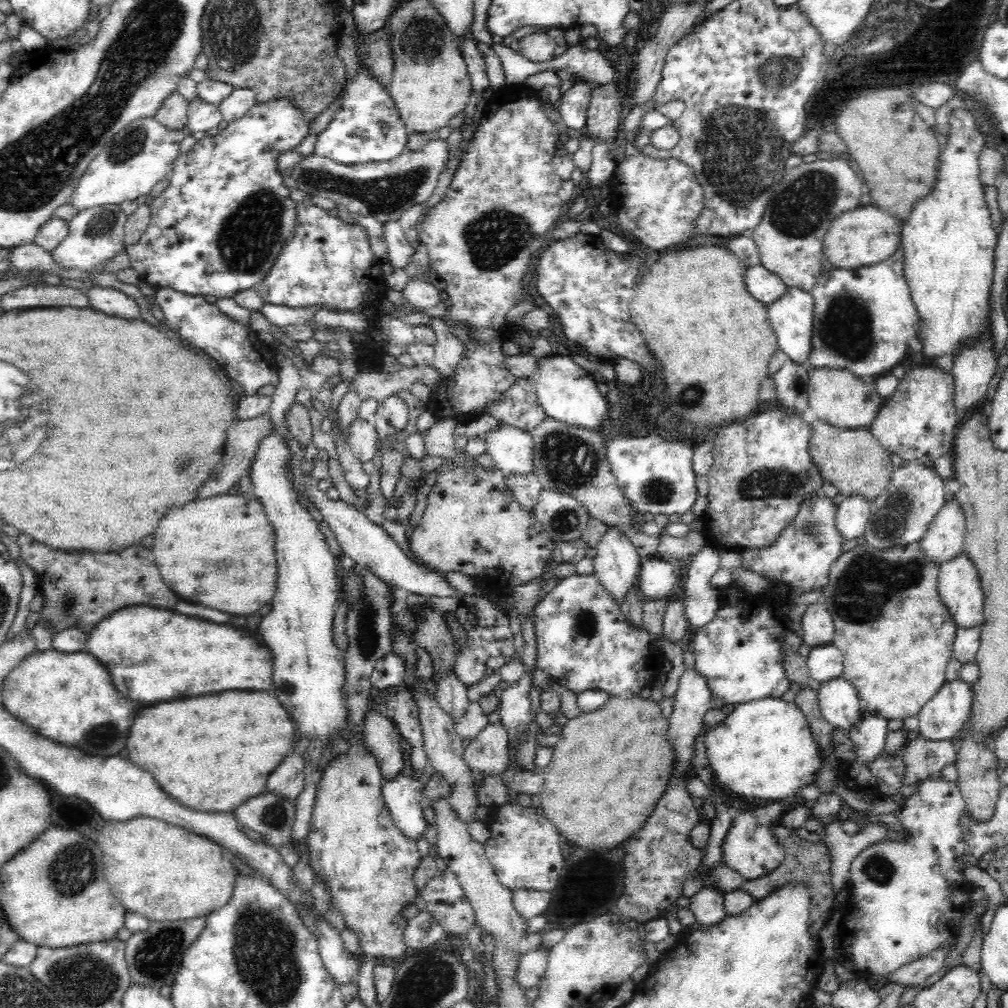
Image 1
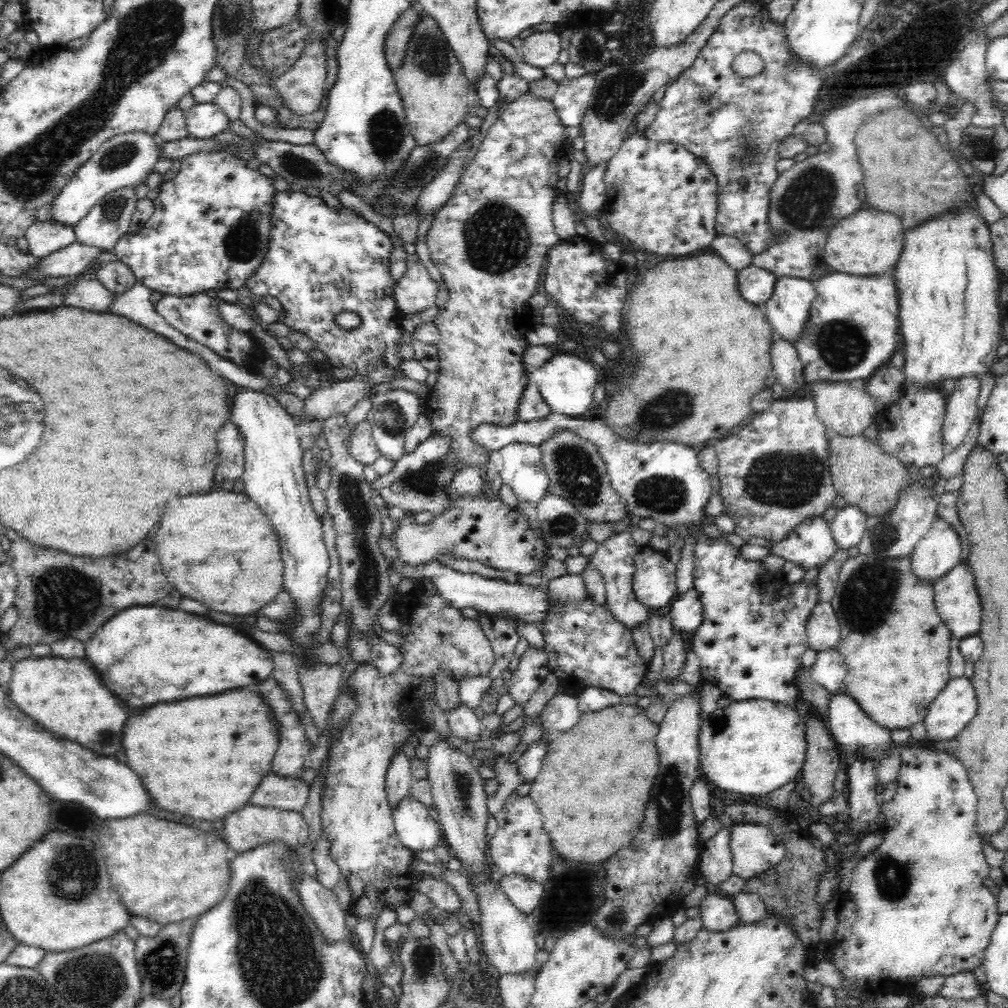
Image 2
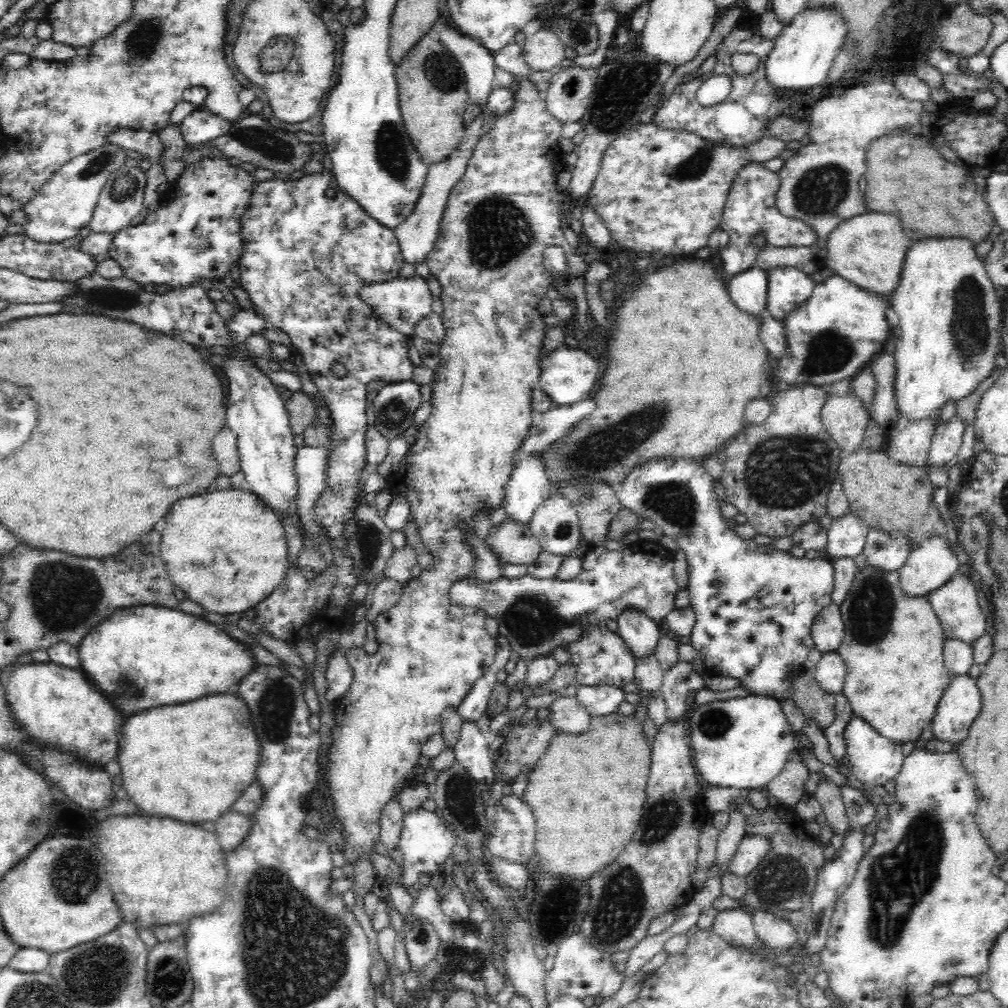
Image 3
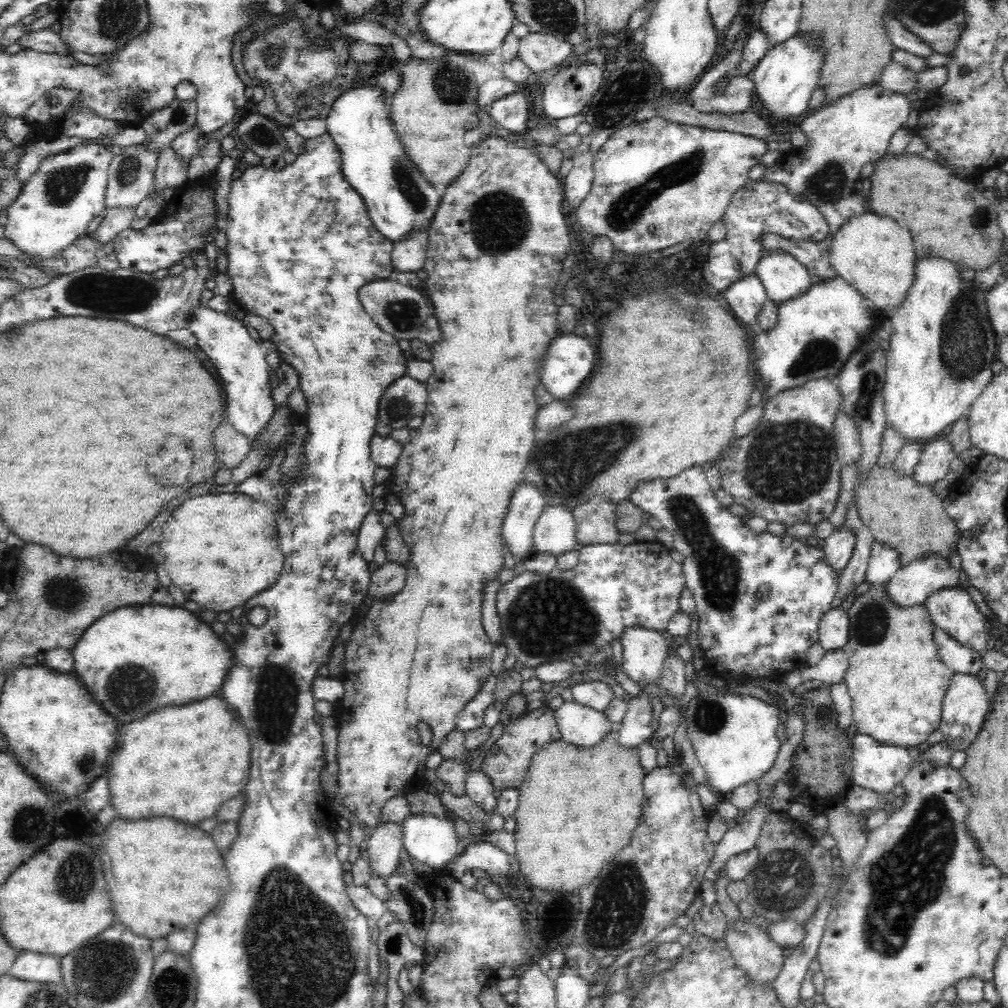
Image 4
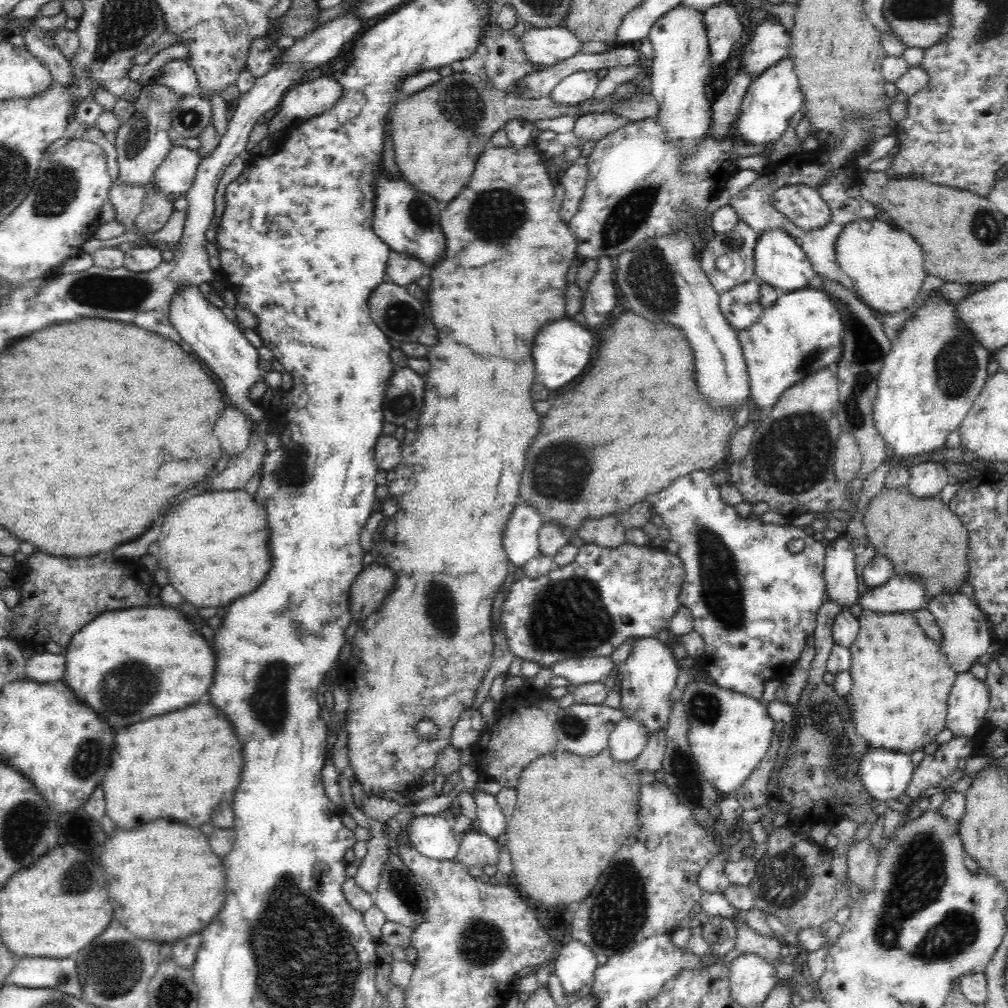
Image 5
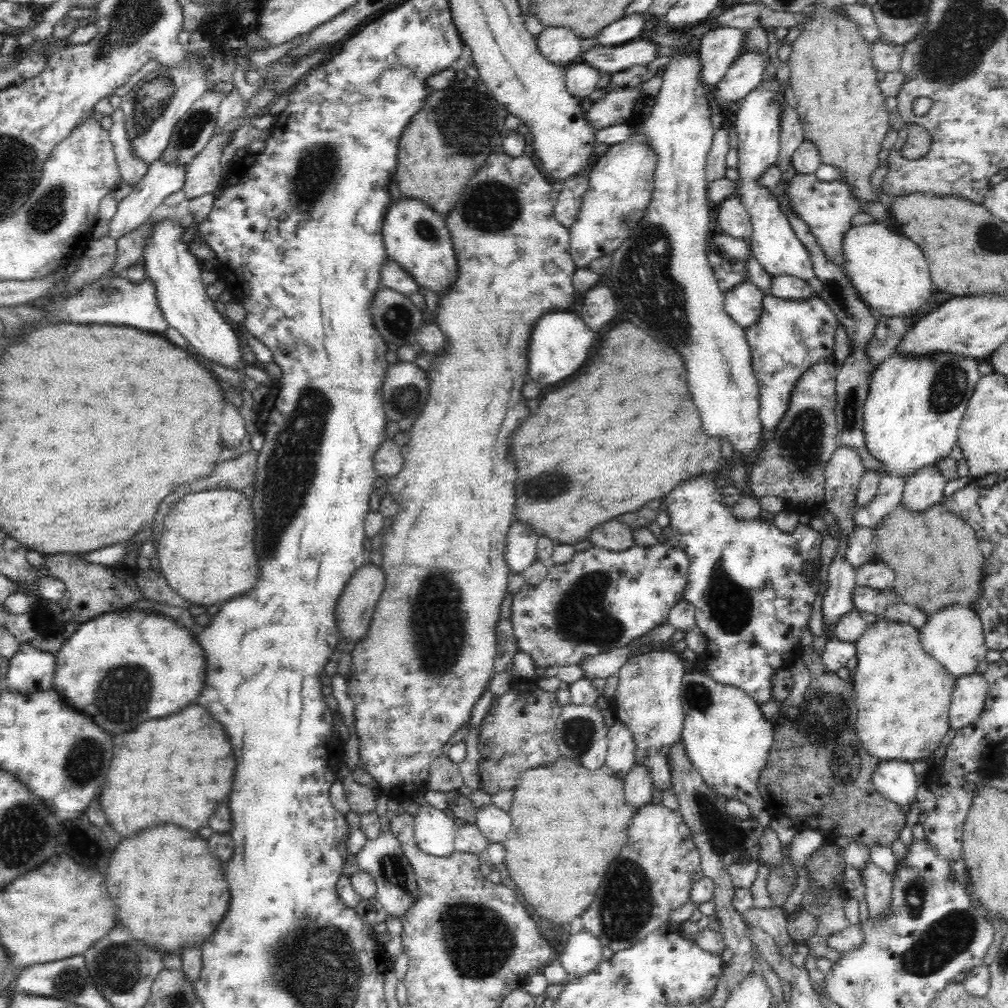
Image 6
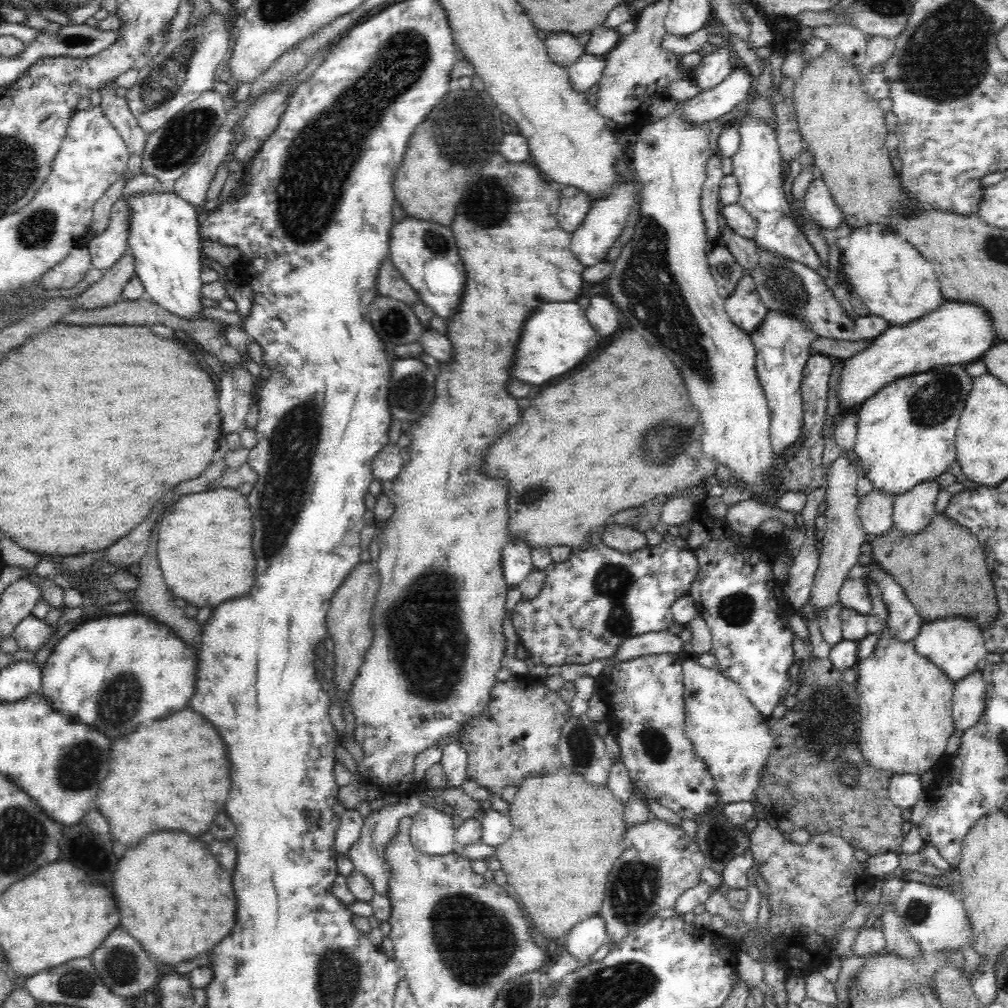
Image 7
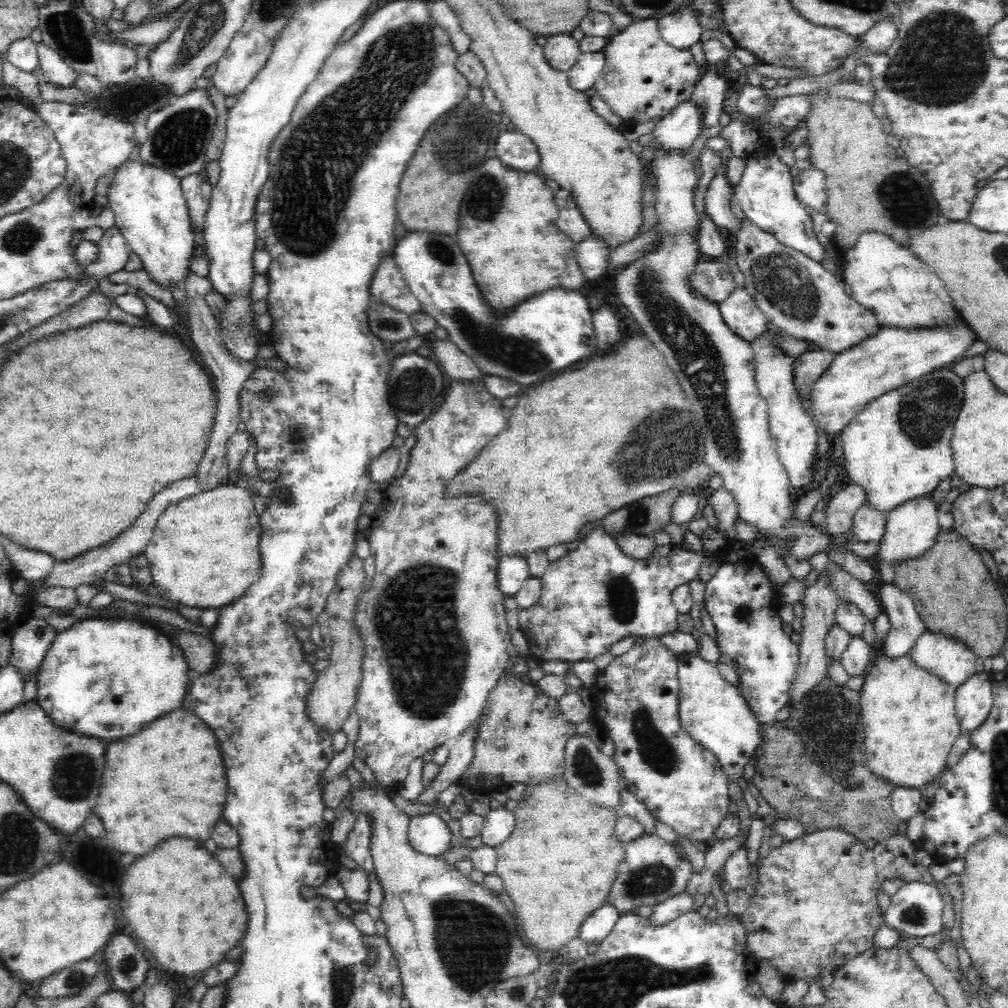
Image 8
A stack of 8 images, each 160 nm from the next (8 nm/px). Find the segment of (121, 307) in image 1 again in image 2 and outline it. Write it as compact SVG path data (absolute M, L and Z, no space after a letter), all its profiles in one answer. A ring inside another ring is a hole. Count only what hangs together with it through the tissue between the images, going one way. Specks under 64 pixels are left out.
M82 279L65 292L64 304L90 312L110 312L109 308L117 296L98 279Z

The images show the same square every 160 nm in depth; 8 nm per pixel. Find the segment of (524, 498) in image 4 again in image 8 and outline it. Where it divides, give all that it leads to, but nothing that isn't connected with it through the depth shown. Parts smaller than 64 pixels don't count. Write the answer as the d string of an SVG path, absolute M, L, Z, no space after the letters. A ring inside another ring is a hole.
M501 555L499 557L498 588L506 597L515 596L528 577L530 577L530 571L526 556Z

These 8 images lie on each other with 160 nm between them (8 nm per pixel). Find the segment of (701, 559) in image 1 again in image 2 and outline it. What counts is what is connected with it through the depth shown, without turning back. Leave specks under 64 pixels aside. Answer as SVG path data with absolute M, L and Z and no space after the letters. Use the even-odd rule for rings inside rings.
M693 586L682 592L668 605L666 612L673 628L680 632L694 633L703 621L703 604L699 592Z

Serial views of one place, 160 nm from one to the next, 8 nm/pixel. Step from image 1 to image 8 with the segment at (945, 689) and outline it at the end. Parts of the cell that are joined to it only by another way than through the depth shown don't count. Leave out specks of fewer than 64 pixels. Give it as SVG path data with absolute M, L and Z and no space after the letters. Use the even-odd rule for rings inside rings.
M976 672L955 689L955 715L962 731L976 730L988 716L993 704L990 674Z

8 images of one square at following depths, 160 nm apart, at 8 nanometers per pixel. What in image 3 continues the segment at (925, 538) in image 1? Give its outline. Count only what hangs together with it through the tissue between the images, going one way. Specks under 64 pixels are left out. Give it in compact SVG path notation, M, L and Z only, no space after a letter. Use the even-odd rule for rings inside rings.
M945 533L928 538L913 548L904 566L898 570L899 586L908 596L927 596L948 582L954 572L958 571L958 566L960 563Z

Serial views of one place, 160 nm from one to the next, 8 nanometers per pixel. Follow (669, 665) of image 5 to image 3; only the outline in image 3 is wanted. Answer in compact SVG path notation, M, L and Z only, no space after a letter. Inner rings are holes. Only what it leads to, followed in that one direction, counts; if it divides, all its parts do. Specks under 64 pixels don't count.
M631 607L623 611L616 622L618 635L630 647L635 659L644 659L654 654L656 642L662 633L661 623L656 623L643 612Z

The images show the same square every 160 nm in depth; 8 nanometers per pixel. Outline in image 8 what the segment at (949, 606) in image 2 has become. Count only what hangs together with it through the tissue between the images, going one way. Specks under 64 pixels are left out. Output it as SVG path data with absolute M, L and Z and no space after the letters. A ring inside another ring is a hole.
M927 630L916 639L914 646L907 653L920 668L930 672L931 675L938 676L939 679L950 684L955 689L977 672L974 668L974 662L977 659L975 652L953 636Z

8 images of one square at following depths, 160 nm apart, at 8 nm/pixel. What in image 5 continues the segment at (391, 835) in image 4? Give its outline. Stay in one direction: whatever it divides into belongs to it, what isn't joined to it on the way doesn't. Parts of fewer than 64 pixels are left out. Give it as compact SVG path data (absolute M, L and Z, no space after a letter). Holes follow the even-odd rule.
M362 813L357 815L355 821L357 826L368 830L369 839L365 859L358 866L354 880L362 890L374 896L390 856L389 843L391 839L386 833L386 823L374 821Z

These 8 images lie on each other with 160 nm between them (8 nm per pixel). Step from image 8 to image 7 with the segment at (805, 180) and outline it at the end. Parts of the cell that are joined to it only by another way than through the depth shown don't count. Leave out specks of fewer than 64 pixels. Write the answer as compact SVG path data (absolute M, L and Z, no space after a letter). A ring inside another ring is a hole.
M822 178L814 179L808 185L802 200L803 208L822 230L834 230L842 224L843 212L834 203L834 198Z

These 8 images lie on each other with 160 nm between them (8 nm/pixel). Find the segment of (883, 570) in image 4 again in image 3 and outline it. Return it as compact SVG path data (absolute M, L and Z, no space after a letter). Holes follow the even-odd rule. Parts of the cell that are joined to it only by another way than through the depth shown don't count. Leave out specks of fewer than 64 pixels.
M871 531L867 535L863 553L867 563L874 567L882 570L899 570L904 566L913 548L910 536Z

